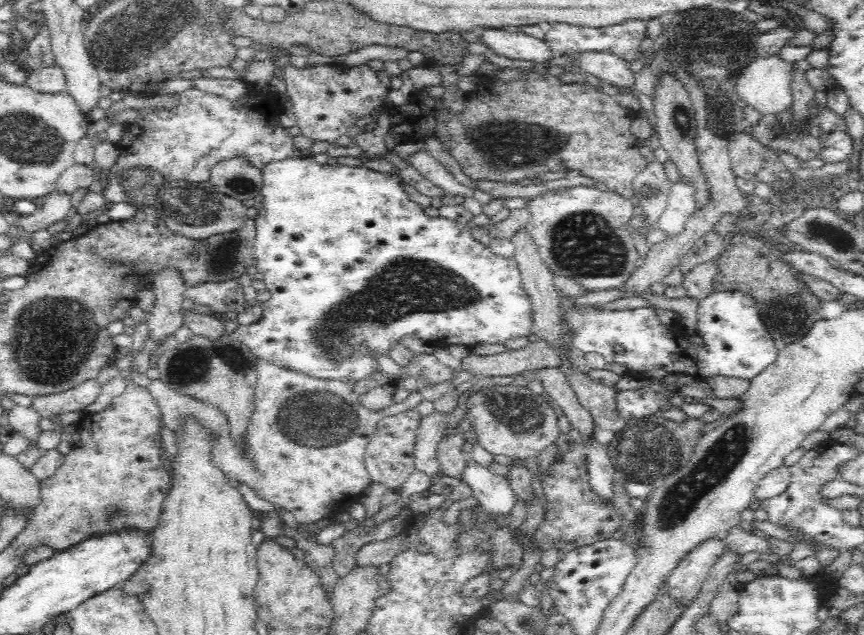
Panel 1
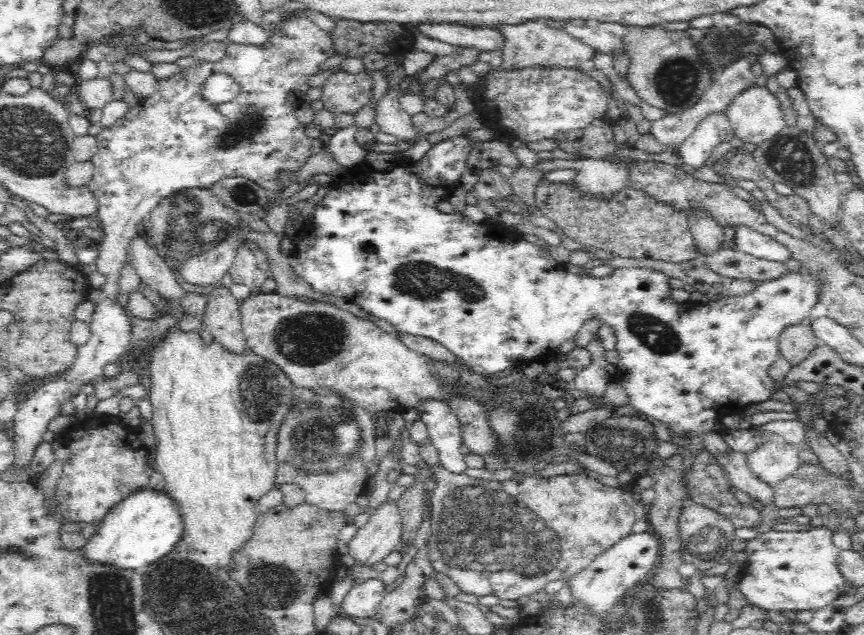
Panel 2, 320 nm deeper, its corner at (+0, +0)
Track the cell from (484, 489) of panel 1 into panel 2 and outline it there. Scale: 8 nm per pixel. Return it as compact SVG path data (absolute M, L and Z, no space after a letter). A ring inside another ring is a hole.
M426 400L416 406L420 420L424 420L429 431L429 442L439 455L441 466L454 475L464 475L468 470L464 456L460 454L463 445L462 428L450 405L439 400Z

